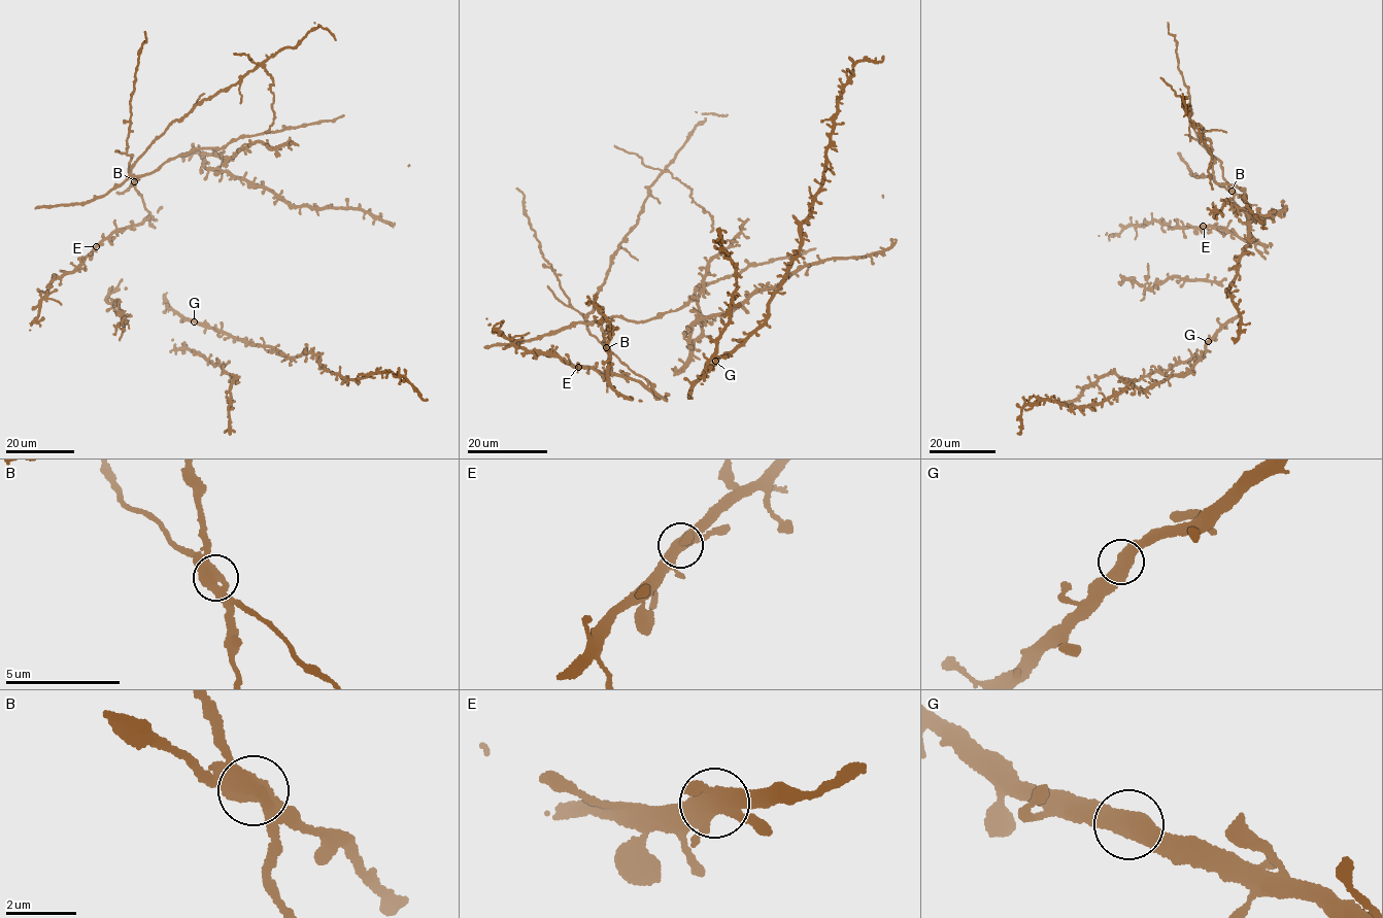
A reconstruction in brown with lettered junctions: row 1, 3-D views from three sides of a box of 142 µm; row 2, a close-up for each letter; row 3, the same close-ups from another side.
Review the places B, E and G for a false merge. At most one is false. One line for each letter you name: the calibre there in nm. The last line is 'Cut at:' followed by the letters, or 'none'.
B: calibre 550 nm
Cut at: B

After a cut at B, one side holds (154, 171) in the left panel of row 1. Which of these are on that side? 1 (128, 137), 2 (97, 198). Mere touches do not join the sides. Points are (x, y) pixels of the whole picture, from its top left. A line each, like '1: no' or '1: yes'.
1: no
2: yes

